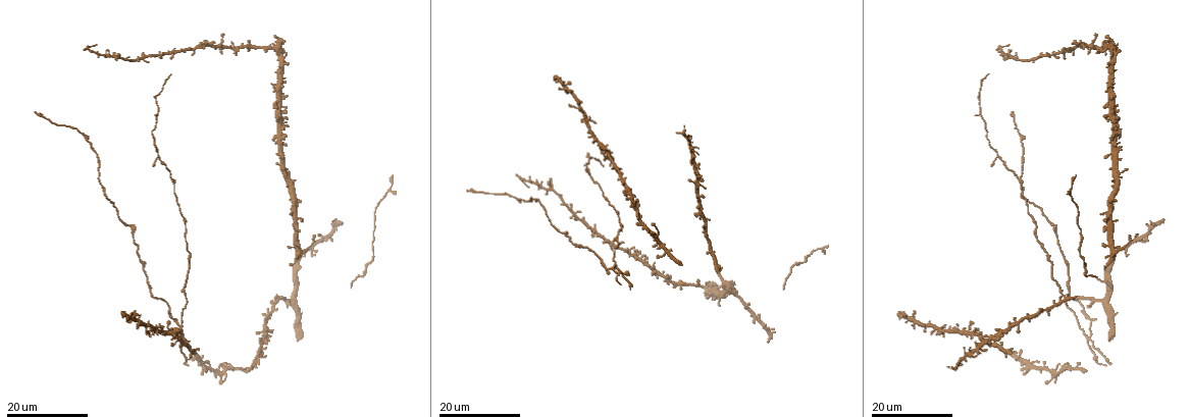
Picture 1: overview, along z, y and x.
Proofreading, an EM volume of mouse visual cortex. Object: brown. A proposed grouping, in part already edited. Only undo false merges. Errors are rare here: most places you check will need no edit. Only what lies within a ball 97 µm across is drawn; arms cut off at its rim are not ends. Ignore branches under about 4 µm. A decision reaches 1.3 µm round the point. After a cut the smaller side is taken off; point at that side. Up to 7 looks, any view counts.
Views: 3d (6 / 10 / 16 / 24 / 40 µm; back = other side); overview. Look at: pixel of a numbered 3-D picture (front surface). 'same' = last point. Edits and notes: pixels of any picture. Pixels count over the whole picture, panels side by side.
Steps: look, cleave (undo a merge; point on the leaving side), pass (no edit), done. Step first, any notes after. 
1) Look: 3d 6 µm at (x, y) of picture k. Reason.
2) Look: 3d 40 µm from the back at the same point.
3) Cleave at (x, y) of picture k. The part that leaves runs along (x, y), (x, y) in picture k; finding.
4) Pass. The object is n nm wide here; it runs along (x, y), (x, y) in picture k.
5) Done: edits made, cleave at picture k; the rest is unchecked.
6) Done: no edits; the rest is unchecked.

Look: 3d 16 µm at (549, 188) of picture 1. Four or more arms meet.

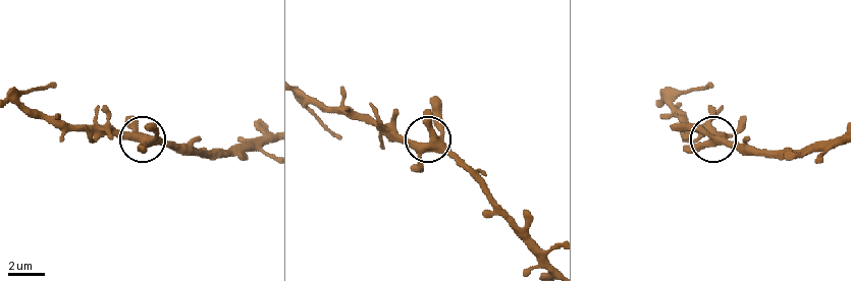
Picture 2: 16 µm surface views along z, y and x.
Look: 3d 10 µm at (714, 143) of picture 2. Closer look.

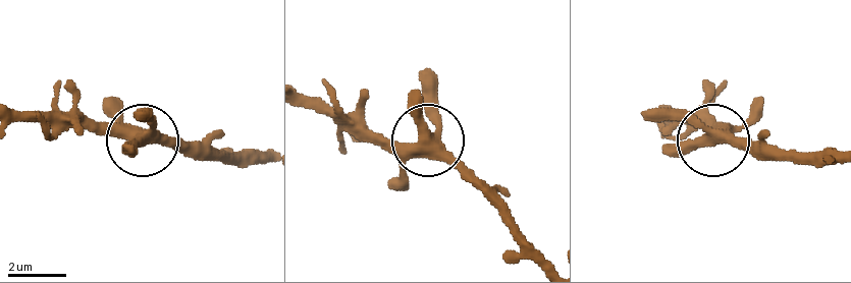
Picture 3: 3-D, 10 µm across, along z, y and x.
Pass. It runs along (544, 260), (430, 143), (435, 72) in picture 3; all the same neuron.

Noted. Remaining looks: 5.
Look: 3d 24 µm at (571, 208) of picture 1.

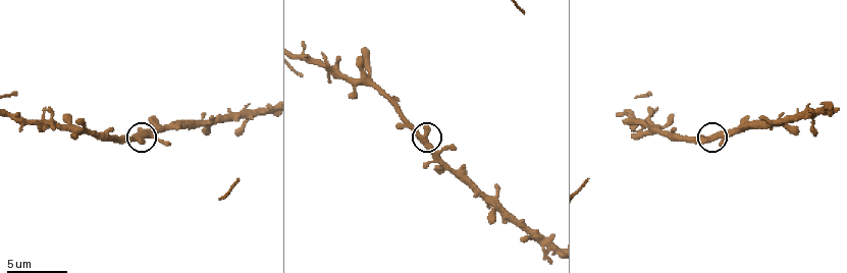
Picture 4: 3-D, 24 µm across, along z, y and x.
Look: 3d 6 µm at (422, 138) of picture 4.

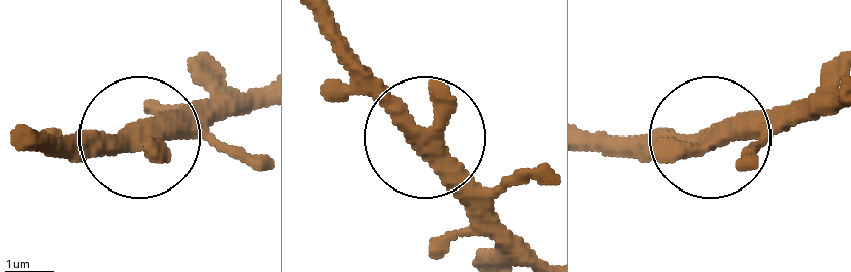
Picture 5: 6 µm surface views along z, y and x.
Pass. The object is 360 nm wide here; it runs along (536, 254), (333, 39) in picture 5; continuous, no second neuron.

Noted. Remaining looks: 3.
Look: 3d 24 µm at (1038, 208) of picture 1. Thin neck.

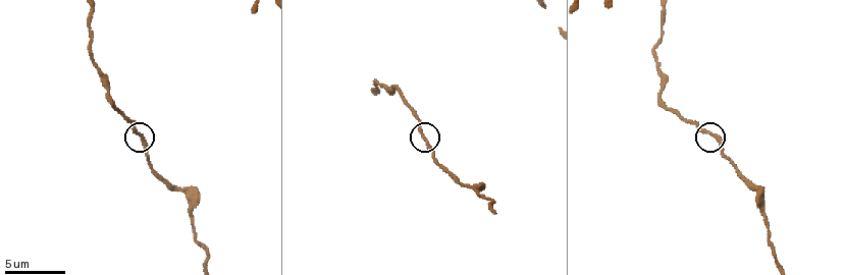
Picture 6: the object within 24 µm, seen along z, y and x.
Look: 3d 10 µm at (139, 134) of picture 6. Closer look.

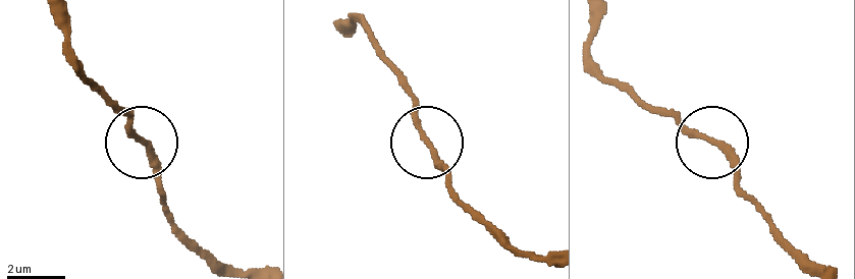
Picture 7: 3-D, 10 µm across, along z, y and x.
Pass. It runs along (816, 267), (772, 223), (729, 157), (665, 109) in picture 7; one neuron here.

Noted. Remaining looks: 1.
Done: no edits; the rest is unchecked.

